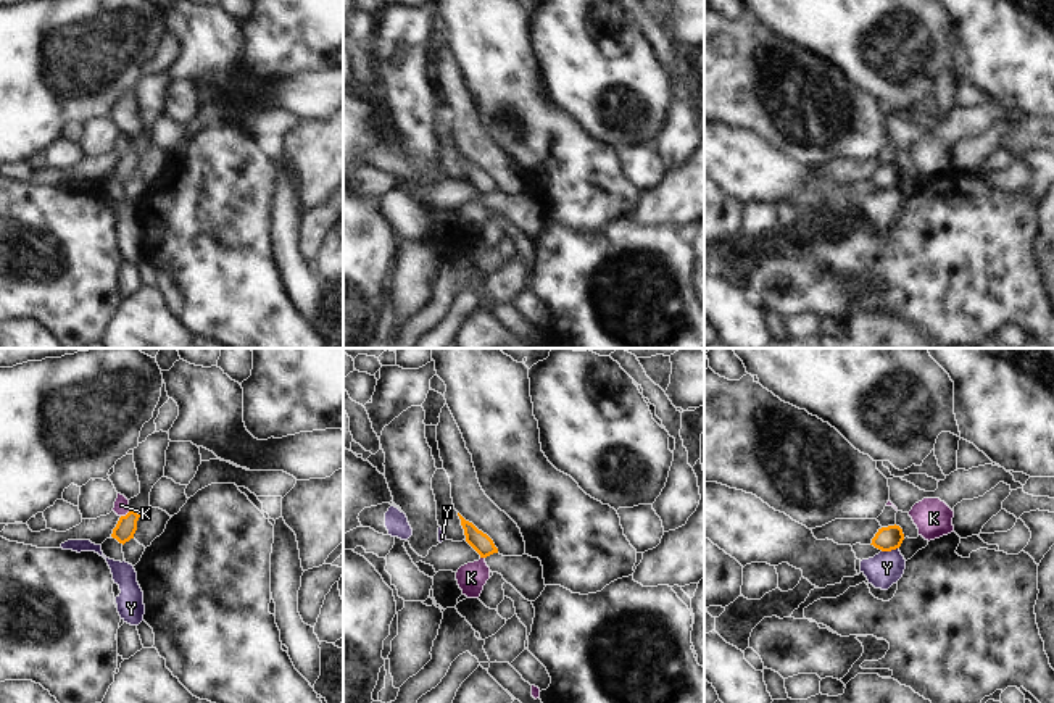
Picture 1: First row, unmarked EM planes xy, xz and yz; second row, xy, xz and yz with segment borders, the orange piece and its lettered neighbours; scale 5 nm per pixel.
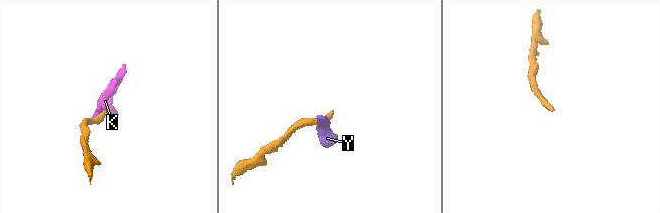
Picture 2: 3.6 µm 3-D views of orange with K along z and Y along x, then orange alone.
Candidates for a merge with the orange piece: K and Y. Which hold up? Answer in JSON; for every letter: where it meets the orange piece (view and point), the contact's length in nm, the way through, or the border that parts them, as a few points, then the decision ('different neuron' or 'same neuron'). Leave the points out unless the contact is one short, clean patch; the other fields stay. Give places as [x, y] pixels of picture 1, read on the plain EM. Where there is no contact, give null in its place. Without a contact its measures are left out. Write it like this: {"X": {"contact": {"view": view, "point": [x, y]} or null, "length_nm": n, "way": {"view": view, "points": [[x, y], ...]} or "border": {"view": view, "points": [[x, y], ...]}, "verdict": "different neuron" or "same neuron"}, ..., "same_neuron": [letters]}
{"K": {"contact": {"view": "xy", "point": [126, 153]}, "length_nm": 60, "border": {"view": "xy", "points": [[129, 149], [121, 155]]}, "verdict": "different neuron"}, "Y": {"contact": {"view": "yz", "point": [890, 189]}, "length_nm": 90, "border": {"view": "yz", "points": [[898, 186], [882, 191]]}, "verdict": "different neuron"}, "same_neuron": []}

